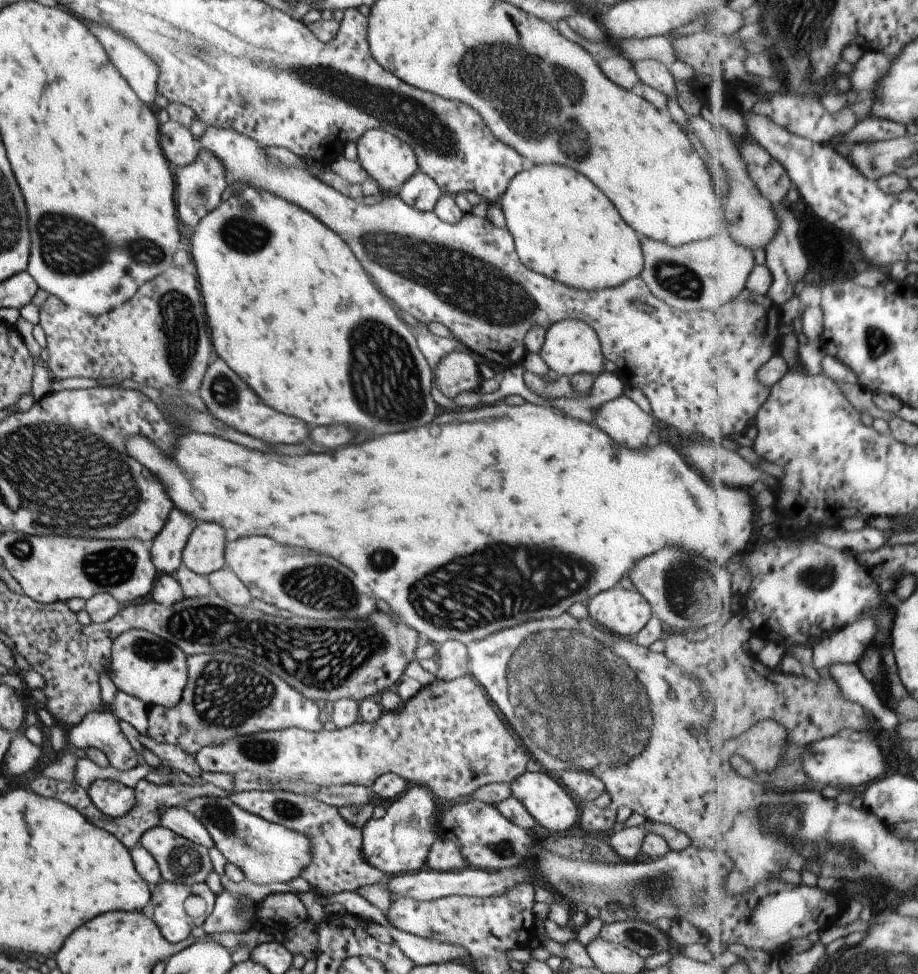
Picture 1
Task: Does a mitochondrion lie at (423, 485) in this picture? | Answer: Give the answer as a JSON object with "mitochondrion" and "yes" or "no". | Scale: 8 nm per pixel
{"mitochondrion":"no"}

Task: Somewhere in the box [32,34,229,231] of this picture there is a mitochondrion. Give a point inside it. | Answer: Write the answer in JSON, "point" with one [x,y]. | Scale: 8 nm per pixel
{"point":[201,193]}

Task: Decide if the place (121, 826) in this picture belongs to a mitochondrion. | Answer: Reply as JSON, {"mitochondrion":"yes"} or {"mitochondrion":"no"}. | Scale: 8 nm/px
{"mitochondrion":"no"}

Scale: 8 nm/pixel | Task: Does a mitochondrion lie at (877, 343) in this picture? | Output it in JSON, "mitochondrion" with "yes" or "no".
{"mitochondrion":"yes"}

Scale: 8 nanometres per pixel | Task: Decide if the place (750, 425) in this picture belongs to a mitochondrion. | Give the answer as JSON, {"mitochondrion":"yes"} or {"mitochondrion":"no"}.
{"mitochondrion":"no"}

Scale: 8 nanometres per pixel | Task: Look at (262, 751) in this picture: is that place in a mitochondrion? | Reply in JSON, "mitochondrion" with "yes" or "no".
{"mitochondrion":"yes"}

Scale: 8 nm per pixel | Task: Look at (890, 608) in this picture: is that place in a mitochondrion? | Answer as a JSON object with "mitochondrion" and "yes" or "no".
{"mitochondrion":"no"}

